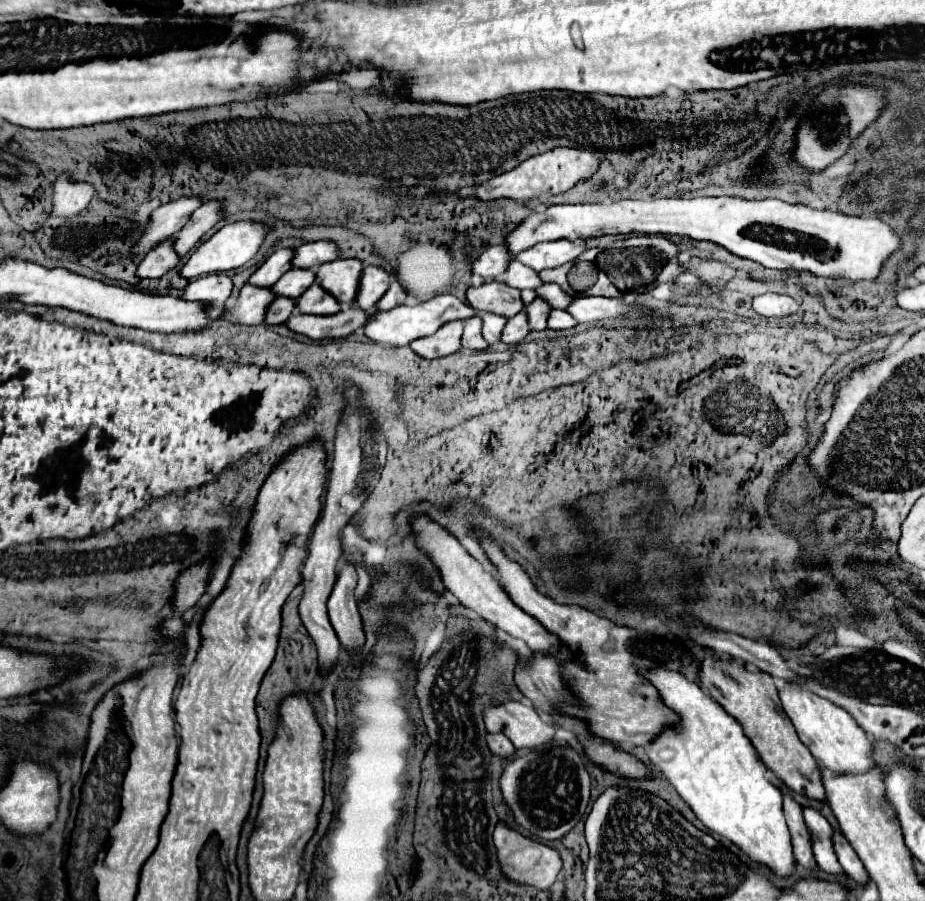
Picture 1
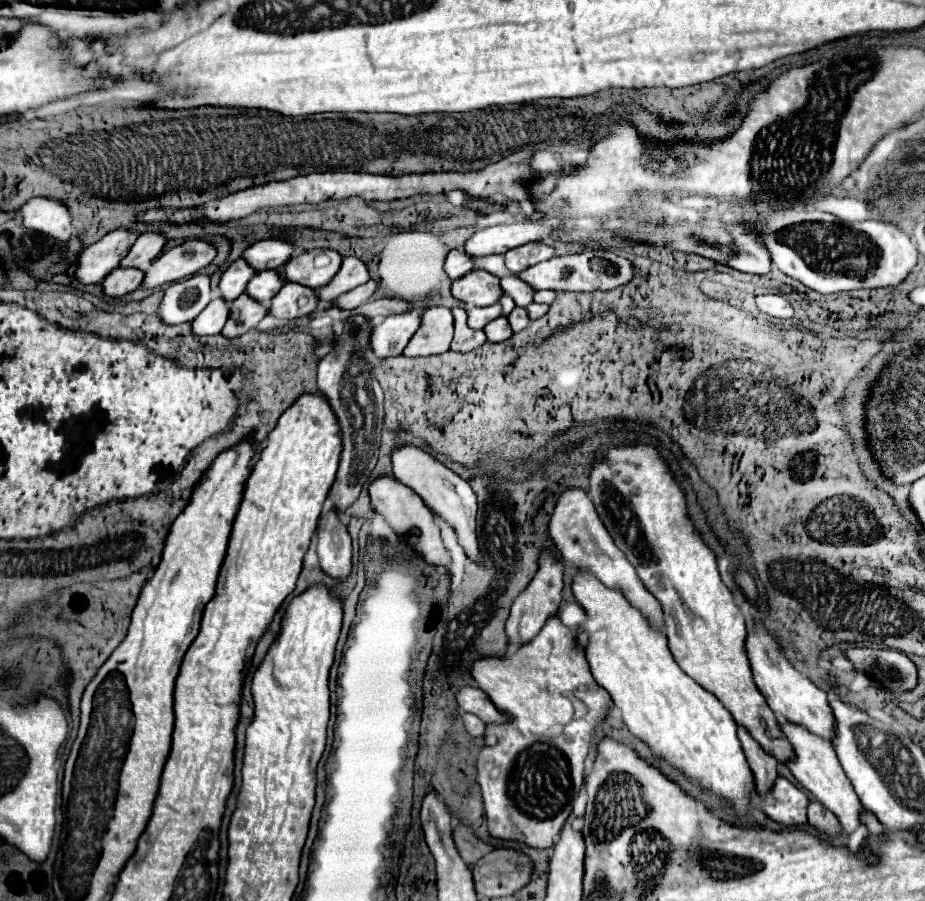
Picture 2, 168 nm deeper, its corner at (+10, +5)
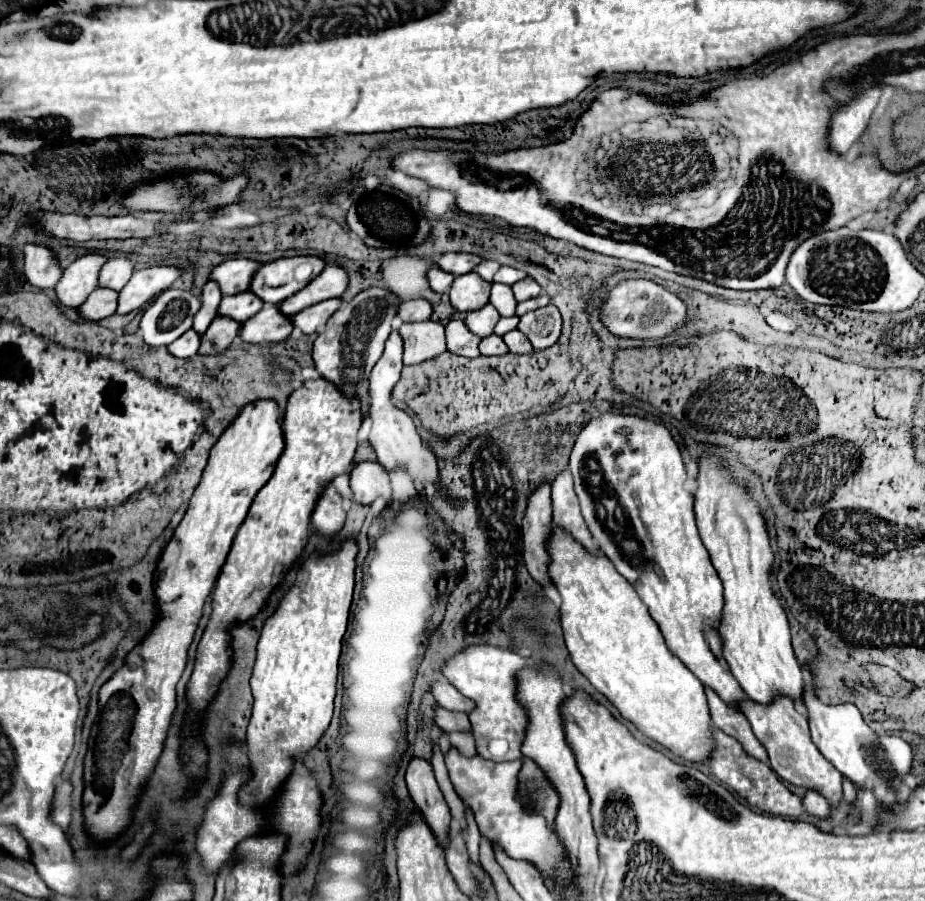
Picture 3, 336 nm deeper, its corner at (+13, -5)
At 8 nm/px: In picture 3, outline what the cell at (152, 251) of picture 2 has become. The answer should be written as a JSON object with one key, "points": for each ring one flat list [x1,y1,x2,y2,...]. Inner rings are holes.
{"points":[[127,256,109,258,99,272,99,286,113,288,119,292,127,284,127,278,131,278,133,270,133,260,129,260]]}

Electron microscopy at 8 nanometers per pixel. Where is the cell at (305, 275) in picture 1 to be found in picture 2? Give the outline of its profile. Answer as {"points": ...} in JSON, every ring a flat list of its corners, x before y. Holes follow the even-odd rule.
{"points":[[274,270,274,272,256,272,252,278,250,278,250,282,248,282,248,286,246,286,246,294,252,298,252,300,256,300,256,302,260,302,260,304,268,304,272,298,274,298,274,294,278,292,278,288,282,288,284,284,282,284,282,276,278,276,278,272]]}

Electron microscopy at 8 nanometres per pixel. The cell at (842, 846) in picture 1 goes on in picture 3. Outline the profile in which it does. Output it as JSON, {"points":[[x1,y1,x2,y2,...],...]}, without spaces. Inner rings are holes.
{"points":[[807,792,805,798,803,798,803,808,807,814,815,816,815,818,829,818,831,816,831,810,829,810,829,804,823,796,819,796,817,792]]}

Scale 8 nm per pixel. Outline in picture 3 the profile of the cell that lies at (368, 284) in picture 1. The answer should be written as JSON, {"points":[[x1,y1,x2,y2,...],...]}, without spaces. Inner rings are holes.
{"points":[[327,266,303,290,299,290,291,298,287,298,283,304,279,304,279,308,283,314,299,314,299,310,313,306,315,302,339,298,347,290,347,286,349,286,349,274,339,266]]}

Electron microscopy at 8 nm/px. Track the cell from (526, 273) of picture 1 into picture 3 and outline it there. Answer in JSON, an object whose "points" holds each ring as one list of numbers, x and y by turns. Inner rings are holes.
{"points":[[483,260,479,266,475,266,475,272,477,272,479,276,483,276,487,282,493,282,495,270,497,270,497,266,495,266,493,260]]}

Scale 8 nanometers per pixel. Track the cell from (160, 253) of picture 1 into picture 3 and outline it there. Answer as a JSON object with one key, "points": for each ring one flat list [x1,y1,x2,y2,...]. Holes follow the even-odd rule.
{"points":[[97,288,89,294,89,298,79,306,79,312,85,320,103,320,107,316,115,314,119,294,115,290]]}

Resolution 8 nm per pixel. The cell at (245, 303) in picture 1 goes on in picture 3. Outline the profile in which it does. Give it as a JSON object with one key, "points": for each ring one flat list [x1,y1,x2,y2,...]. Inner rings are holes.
{"points":[[187,330,187,334,183,334,181,338,177,338,169,348,169,352,177,358,191,358,197,354,199,350,199,338,201,334,195,334,195,330]]}

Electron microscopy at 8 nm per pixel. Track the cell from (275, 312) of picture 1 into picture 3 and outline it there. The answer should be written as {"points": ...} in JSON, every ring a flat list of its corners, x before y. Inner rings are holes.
{"points":[[217,316,211,322,211,326,207,328,207,332,203,334,199,354,219,354,219,352,227,350,239,336,239,330,241,330,241,324,235,322,233,318]]}

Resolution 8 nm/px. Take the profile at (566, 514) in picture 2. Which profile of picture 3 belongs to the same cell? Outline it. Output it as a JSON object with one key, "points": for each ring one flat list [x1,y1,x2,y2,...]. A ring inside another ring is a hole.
{"points":[[569,470,561,472,551,484,551,506,553,506,553,526,555,528,561,528,567,534,571,534,583,548,587,548,587,552,601,554,599,546,595,546,591,538,591,532,587,530,587,524,583,522]]}

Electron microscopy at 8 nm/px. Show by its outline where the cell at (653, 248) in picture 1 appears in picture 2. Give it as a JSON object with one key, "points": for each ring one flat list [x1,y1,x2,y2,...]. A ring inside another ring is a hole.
{"points":[[600,252,598,256,584,256,584,254,580,254,580,256,556,256,556,258,550,258,546,262,536,264,536,266,526,268,524,272,518,274,518,278,524,280,526,284,530,284,534,290,548,288,548,290,572,290,572,292,612,290,614,286,618,286,618,280,614,280,614,274,616,274,616,278,620,278,620,286,630,282,632,270,630,272,614,272,614,266,610,266,606,260,602,260,602,254,608,254,608,252],[594,258,600,258,598,264,594,262]]}

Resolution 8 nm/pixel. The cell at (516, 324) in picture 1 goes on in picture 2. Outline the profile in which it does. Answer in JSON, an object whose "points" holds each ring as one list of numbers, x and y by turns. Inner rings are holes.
{"points":[[500,316,496,320,492,320,490,324,484,326,484,334,488,338,488,342,504,342,512,336,512,330,510,330,510,324,506,320,506,316]]}

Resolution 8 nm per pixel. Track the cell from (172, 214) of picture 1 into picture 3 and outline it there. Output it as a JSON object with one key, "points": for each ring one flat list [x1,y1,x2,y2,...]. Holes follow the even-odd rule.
{"points":[[89,252,77,258,71,266,67,266,63,270,63,278,55,286,59,304,79,308,87,300,87,296,97,288,99,270,105,262,107,262,107,256]]}

